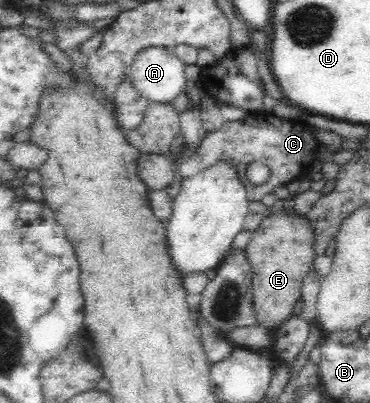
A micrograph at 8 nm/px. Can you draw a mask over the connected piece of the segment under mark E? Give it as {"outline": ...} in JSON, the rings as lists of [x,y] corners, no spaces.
{"outline":[[[294,213],[270,214],[252,231],[246,252],[252,269],[250,306],[256,327],[275,332],[293,313],[294,304],[301,298],[304,275],[317,256],[312,243],[312,229],[304,216]]]}

